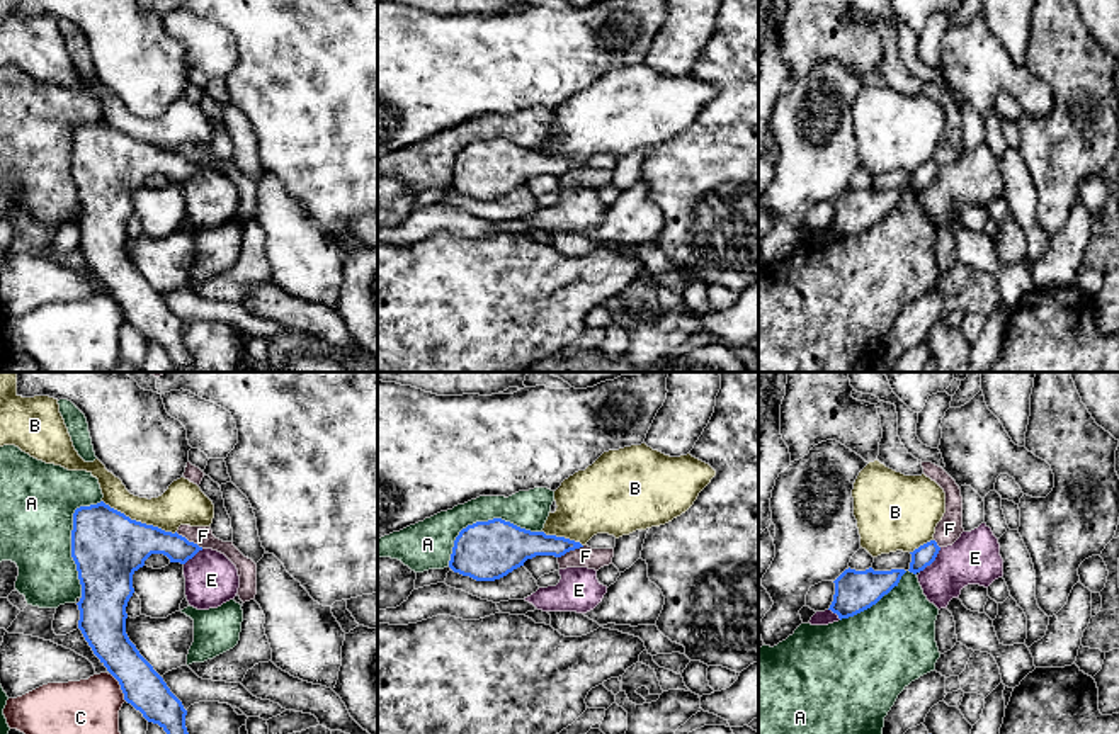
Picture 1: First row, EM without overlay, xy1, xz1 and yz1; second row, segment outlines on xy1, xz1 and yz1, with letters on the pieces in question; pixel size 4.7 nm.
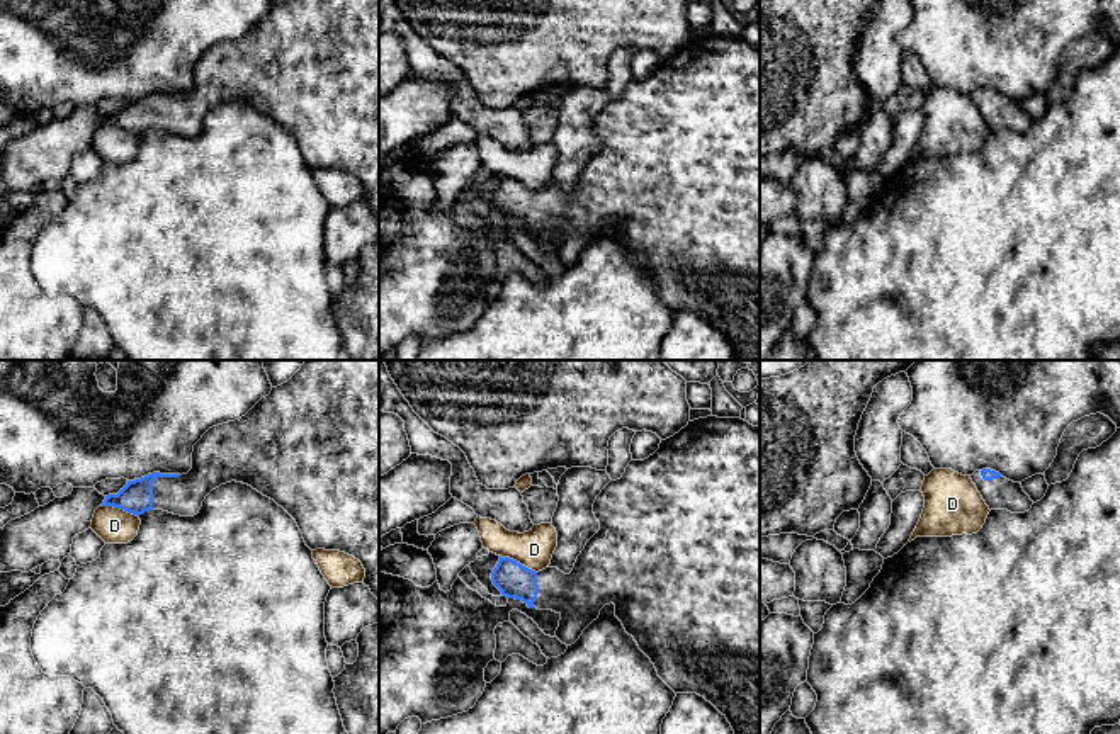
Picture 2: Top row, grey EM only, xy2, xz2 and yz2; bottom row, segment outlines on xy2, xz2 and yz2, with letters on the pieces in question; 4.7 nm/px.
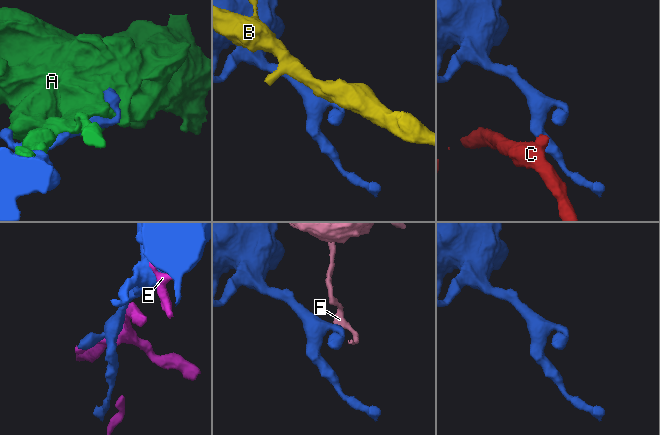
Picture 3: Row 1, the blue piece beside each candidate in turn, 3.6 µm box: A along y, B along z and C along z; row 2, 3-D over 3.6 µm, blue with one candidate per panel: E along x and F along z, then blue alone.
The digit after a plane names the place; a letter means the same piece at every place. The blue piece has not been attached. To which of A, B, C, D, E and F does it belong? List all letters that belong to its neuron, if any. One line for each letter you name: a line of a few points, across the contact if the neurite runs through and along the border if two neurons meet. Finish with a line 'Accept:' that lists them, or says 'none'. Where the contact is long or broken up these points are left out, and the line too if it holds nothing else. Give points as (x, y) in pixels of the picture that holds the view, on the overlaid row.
Accept: none

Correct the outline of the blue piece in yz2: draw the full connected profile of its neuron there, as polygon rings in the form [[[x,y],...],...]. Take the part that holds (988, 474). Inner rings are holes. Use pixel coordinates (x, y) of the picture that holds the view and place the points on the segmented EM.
[[[991,469],[976,471],[970,476],[989,510],[1008,510],[1011,513],[1025,513],[1033,501],[1023,491],[1020,483],[1013,483]]]

